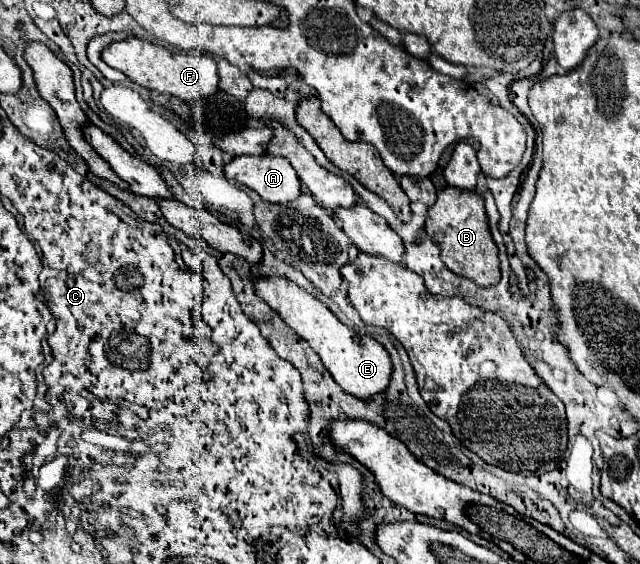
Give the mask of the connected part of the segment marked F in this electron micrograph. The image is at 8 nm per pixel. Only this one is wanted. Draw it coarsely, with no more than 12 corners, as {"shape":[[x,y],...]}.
{"shape":[[139,38],[113,42],[103,60],[149,90],[211,96],[217,64]]}

